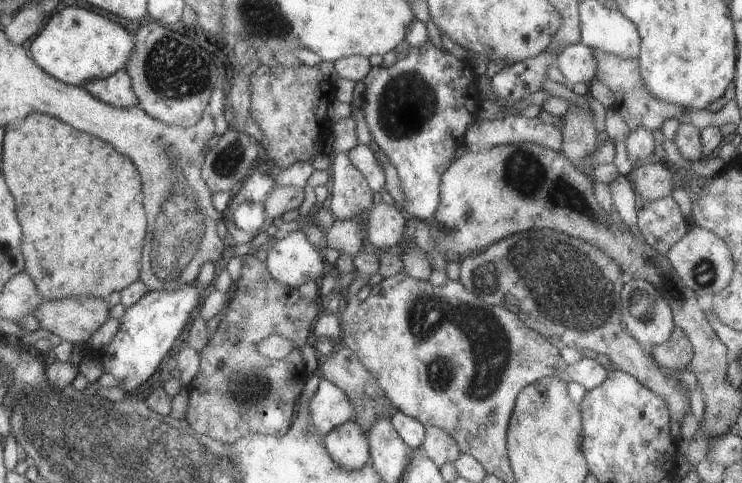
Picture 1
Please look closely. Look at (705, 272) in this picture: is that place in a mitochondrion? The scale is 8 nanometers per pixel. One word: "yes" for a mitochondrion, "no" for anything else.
yes

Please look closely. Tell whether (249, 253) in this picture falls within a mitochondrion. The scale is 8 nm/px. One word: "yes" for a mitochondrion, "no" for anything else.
no

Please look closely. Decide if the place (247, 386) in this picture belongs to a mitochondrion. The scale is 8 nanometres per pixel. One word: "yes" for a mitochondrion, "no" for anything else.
yes

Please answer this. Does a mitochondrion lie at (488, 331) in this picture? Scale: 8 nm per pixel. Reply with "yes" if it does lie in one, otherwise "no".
yes

